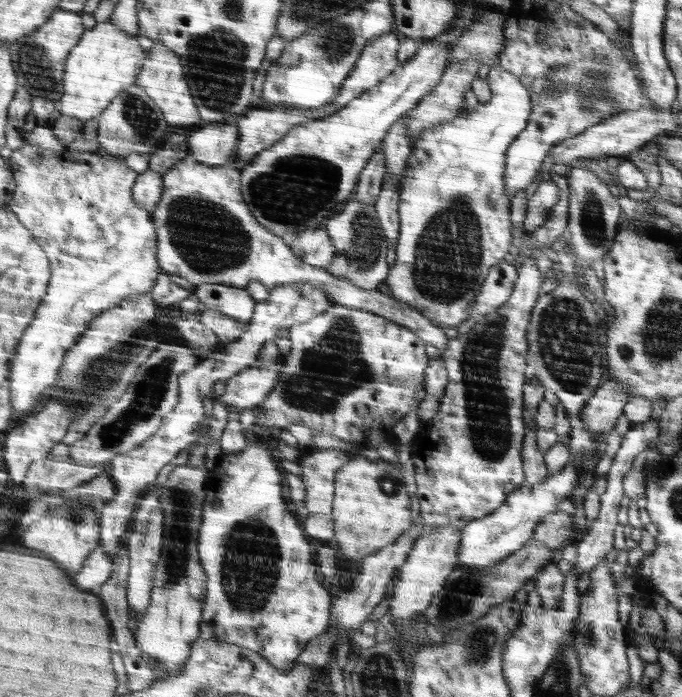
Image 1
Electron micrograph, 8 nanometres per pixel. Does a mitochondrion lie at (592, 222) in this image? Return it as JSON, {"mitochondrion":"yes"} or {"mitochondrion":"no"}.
{"mitochondrion":"yes"}

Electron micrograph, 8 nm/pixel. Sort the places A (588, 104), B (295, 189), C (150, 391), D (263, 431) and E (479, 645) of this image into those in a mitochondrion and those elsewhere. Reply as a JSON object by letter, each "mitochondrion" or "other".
{"A":"mitochondrion","B":"mitochondrion","C":"mitochondrion","D":"other","E":"mitochondrion"}

